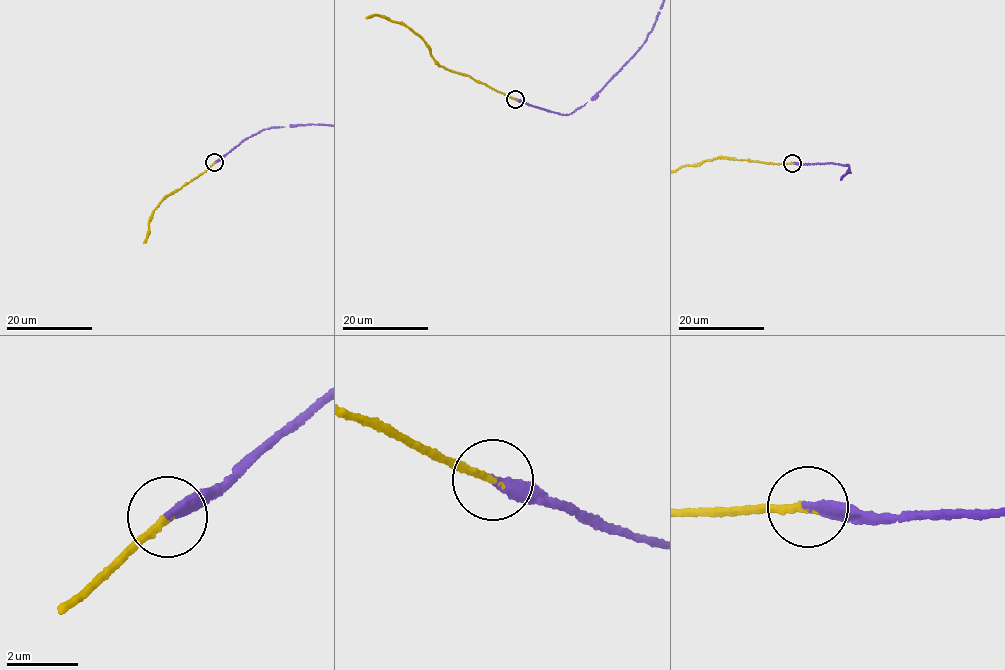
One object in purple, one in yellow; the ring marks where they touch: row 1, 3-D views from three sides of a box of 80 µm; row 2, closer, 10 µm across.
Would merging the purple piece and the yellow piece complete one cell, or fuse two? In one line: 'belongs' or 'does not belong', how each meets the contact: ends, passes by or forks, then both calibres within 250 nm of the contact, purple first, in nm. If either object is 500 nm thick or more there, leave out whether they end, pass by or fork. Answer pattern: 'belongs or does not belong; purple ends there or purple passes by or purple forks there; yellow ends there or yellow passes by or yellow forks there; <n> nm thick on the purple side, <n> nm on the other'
belongs; purple ends there; yellow ends there; 340 nm thick on the purple side, 200 nm on the other

